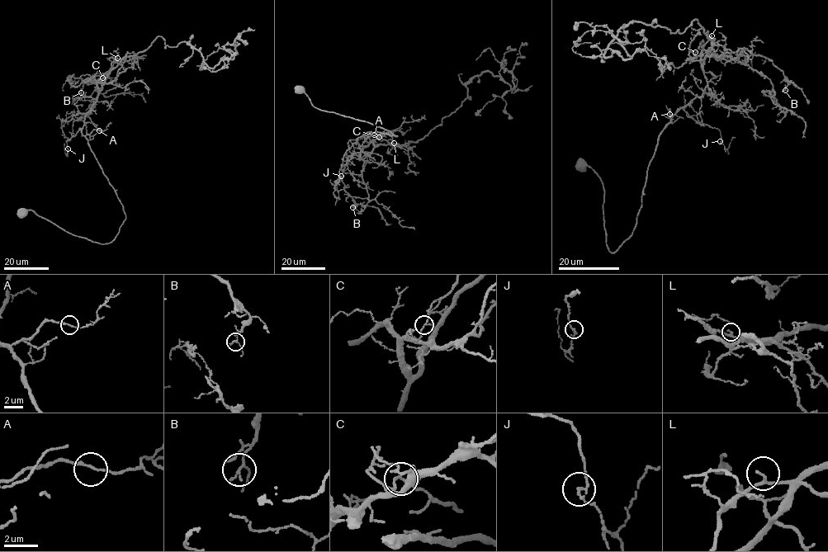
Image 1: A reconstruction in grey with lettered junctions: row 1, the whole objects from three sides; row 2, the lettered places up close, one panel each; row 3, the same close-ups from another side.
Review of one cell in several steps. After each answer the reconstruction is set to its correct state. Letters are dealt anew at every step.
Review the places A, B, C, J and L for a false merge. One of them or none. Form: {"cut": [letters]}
{"cut": ["C"]}

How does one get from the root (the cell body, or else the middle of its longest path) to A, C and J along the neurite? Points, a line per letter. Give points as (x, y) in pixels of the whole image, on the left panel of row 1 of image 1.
A: (23, 213), (30, 209), (73, 234), (101, 243), (111, 242), (125, 214), (85, 136), (93, 129), (99, 130)
C: (23, 213), (30, 209), (101, 243), (118, 232), (125, 219), (123, 205), (81, 130), (102, 77)
J: (23, 213), (30, 209), (93, 242), (114, 238), (125, 219), (123, 207), (81, 129), (66, 140), (68, 148)

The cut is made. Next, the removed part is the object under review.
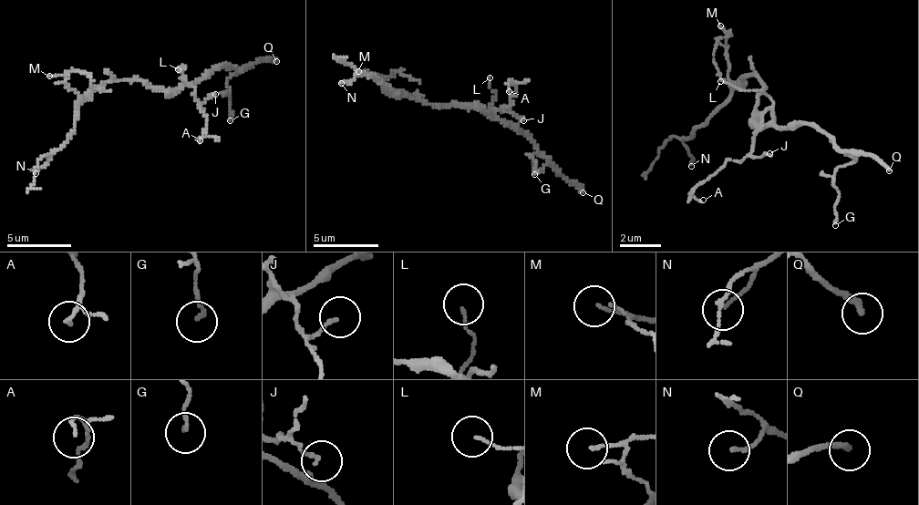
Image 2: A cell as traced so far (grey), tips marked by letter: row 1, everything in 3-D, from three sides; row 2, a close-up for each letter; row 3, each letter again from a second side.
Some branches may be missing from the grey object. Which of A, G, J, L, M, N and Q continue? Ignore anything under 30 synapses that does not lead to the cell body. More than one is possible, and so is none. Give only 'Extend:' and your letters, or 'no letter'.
Extend: Q

